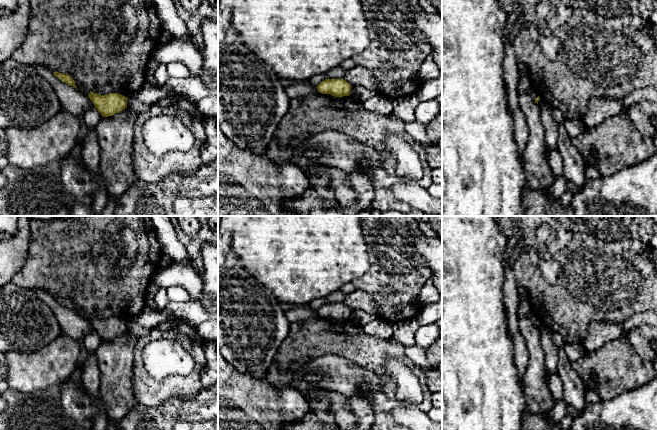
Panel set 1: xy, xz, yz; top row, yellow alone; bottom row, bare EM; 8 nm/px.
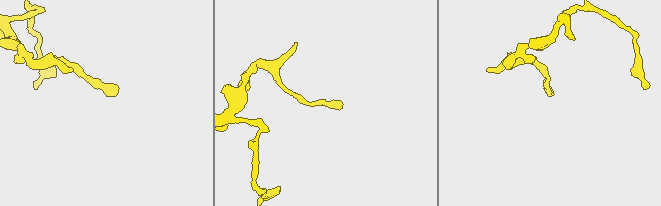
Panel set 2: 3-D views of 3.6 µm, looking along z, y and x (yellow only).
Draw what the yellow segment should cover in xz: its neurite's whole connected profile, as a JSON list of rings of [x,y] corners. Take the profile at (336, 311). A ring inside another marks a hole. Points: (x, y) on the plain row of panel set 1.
[[[343,302],[341,303],[325,303],[317,311],[319,317],[330,318],[335,321],[349,320],[351,317],[351,309]]]

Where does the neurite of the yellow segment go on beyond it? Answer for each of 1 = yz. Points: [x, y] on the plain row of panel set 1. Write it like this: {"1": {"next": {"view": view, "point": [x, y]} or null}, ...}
{"1": {"next": null}}

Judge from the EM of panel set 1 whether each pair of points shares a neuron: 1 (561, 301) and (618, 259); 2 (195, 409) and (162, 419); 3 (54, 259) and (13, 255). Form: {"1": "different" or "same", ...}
{"1": "same", "2": "same", "3": "different"}

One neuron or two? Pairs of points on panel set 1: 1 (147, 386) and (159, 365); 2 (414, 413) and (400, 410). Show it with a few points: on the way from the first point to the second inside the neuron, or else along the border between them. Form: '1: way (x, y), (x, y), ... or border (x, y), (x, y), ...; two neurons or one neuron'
1: border (141, 356), (144, 368), (150, 375), (176, 375); two neurons
2: way (411, 413), (403, 413); one neuron

